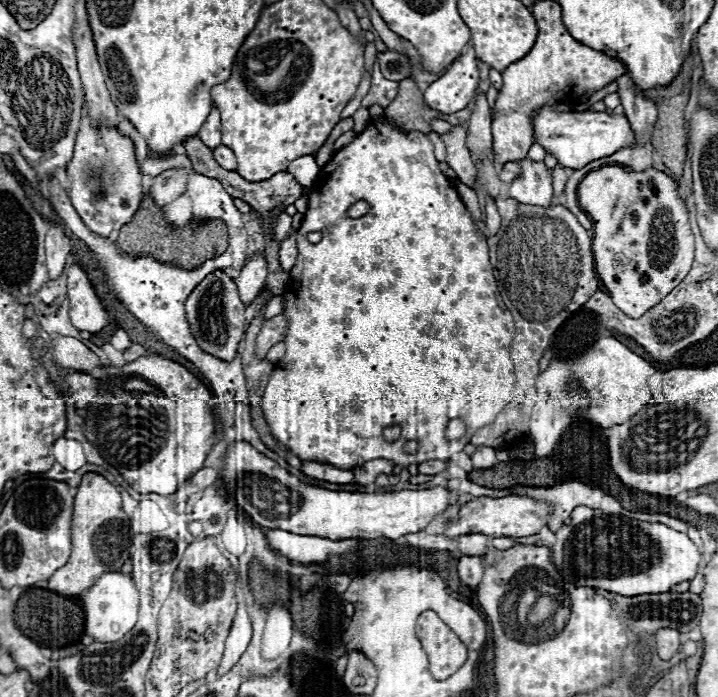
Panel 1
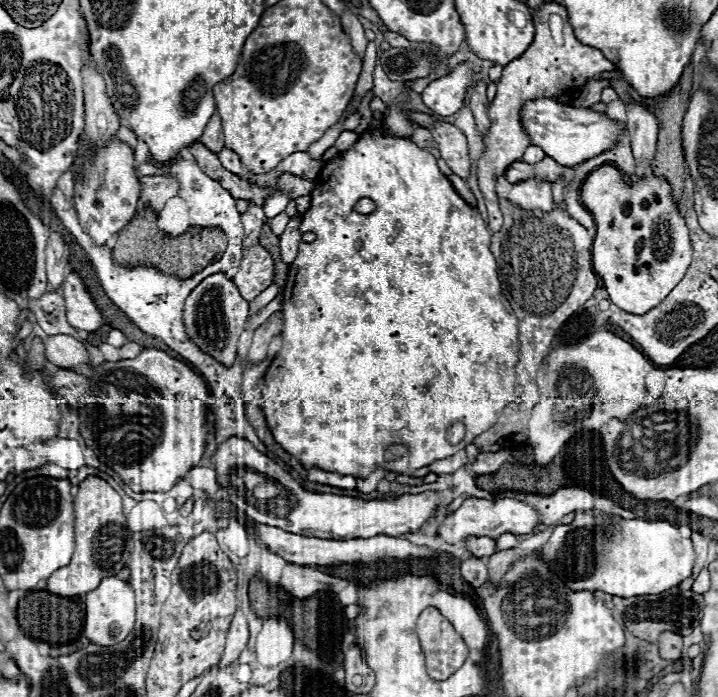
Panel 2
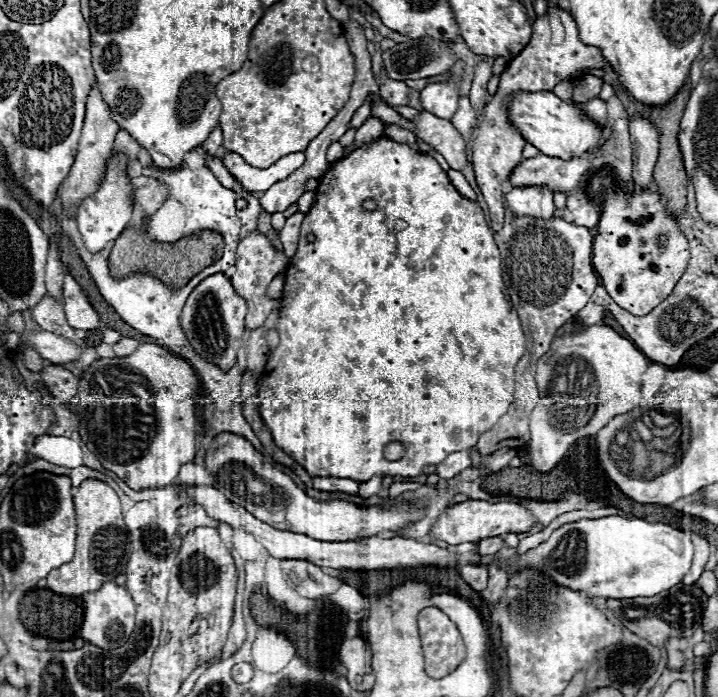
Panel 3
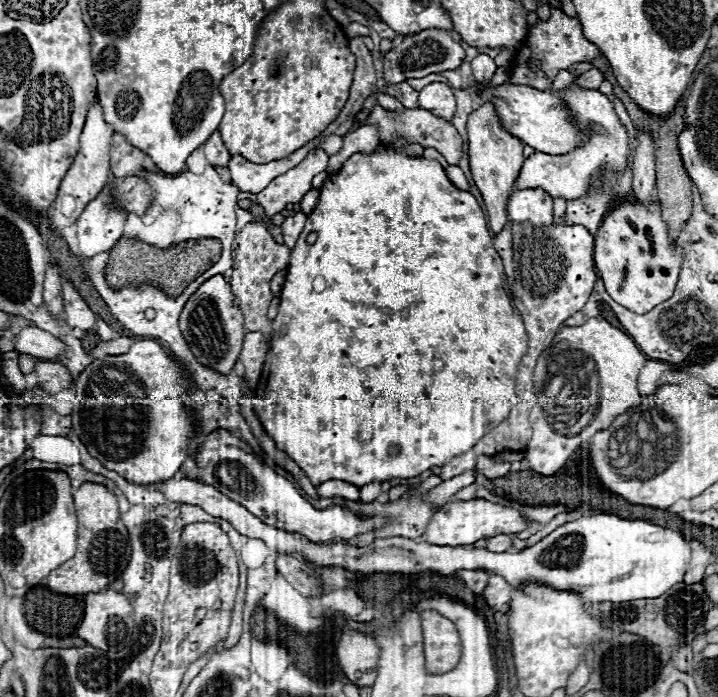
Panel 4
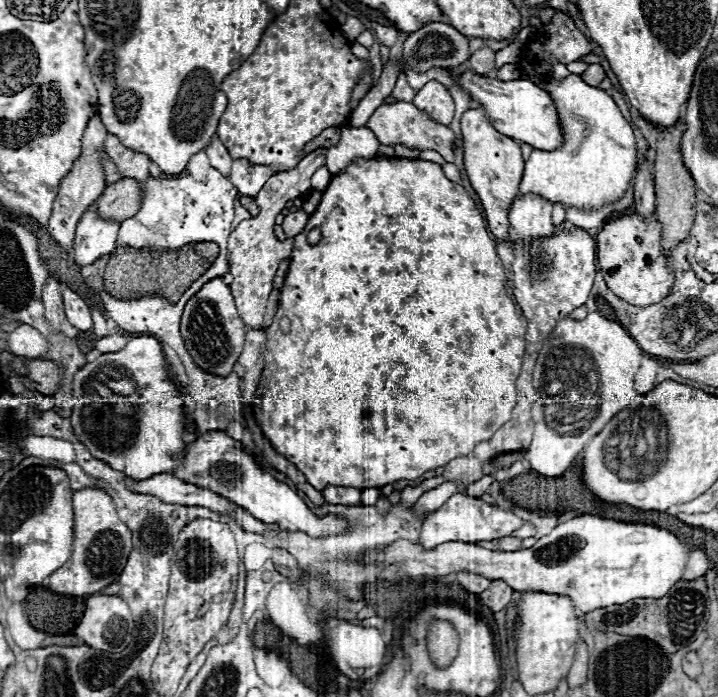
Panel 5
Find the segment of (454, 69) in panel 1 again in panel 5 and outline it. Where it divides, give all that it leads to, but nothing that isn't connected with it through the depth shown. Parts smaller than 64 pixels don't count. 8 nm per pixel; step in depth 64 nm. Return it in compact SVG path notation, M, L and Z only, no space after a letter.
M428 82L424 88L420 88L414 98L414 106L430 114L430 118L434 118L440 124L448 126L452 122L454 100L446 86L442 86L440 82Z

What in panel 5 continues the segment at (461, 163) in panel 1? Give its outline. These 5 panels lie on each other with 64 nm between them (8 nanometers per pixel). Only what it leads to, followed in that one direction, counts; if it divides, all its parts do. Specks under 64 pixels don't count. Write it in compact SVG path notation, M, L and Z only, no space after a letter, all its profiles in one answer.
M408 102L382 104L368 118L366 126L378 136L380 144L384 144L384 146L404 144L404 146L420 148L420 150L436 150L438 154L442 154L442 158L446 162L454 162L454 158L456 158L456 154L454 154L454 140L456 140L454 132L448 126L444 126L444 132L442 132L442 124L436 124L426 112L418 110L414 104L408 104Z

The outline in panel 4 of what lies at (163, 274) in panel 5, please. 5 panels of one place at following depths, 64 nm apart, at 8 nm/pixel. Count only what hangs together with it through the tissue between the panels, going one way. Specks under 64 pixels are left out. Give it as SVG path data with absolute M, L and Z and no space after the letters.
M120 238L110 250L110 260L106 266L106 280L110 286L120 288L126 284L154 284L160 286L166 294L178 296L196 276L206 272L216 260L220 260L222 244L216 238L188 240L170 248L156 248L146 242L136 242L134 238Z

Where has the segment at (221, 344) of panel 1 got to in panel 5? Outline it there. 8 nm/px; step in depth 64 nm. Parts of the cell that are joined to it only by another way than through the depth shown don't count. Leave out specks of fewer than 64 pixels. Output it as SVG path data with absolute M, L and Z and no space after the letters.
M222 278L208 280L186 304L182 322L180 322L182 338L192 360L210 374L228 376L232 366L236 364L242 346L244 346L244 322L236 314L236 306L230 294L230 288L222 282Z

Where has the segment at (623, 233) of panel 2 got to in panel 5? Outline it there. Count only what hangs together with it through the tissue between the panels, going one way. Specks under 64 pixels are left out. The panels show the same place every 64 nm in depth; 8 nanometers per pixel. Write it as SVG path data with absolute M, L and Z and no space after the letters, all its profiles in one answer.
M624 212L624 216L616 216L616 220L604 224L596 240L598 266L608 288L620 300L646 308L648 304L658 304L664 296L670 294L674 284L674 268L670 256L662 248L662 226L656 220L656 214L644 218L636 212Z

